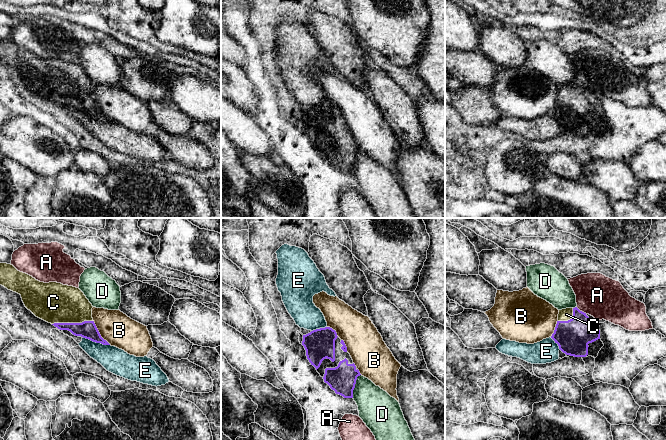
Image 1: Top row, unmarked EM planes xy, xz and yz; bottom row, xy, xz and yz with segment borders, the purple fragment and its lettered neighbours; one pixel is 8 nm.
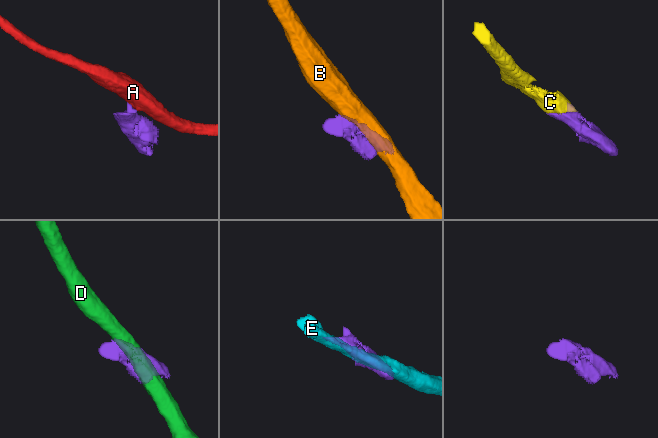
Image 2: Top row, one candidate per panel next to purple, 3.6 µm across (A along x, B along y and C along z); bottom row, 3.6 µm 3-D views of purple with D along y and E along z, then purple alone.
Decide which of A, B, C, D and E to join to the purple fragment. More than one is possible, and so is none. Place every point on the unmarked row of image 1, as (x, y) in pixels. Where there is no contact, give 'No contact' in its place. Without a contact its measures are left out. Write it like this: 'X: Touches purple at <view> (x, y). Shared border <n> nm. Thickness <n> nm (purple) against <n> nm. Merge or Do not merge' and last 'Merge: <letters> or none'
A: Touches purple at yz (581, 87). Shared border 100 nm. Thickness 280 nm (purple) against 340 nm. Do not merge
B: Touches purple at xy (99, 109). Shared border 240 nm. Thickness 140 nm (purple) against 260 nm. Do not merge
C: Touches purple at xy (72, 99). Shared border 320 nm. Thickness 140 nm (purple) against 320 nm. Merge
D: Touches purple at xz (354, 162). Shared border 200 nm. Thickness 220 nm (purple) against 300 nm. Do not merge
E: Touches purple at xy (94, 117). Shared border 260 nm. Thickness 140 nm (purple) against 200 nm. Do not merge
Merge: C

